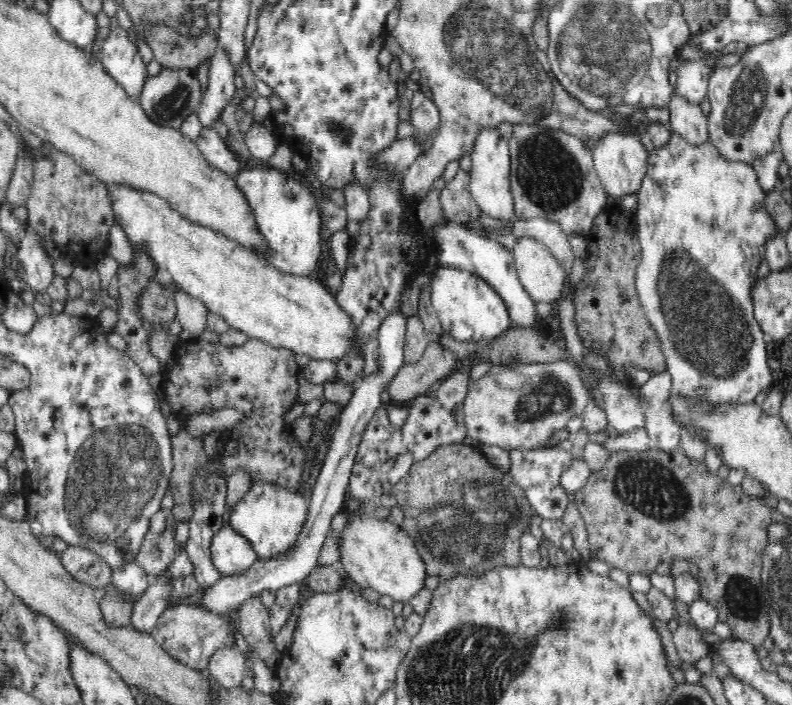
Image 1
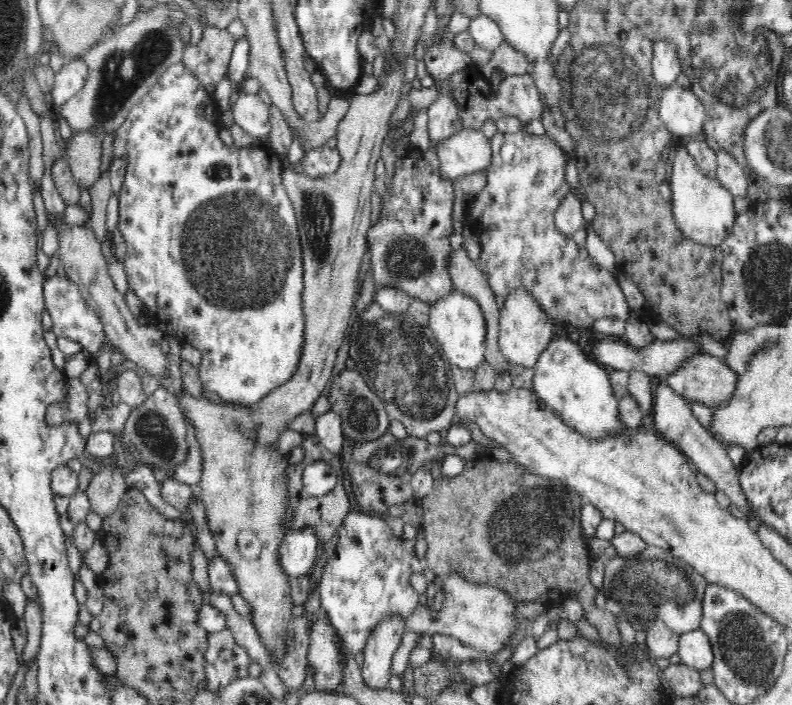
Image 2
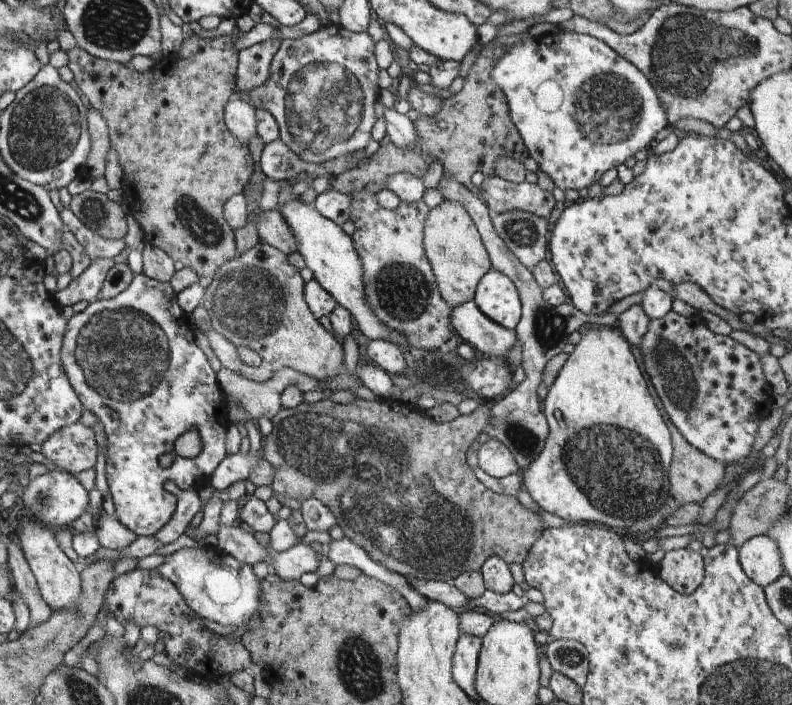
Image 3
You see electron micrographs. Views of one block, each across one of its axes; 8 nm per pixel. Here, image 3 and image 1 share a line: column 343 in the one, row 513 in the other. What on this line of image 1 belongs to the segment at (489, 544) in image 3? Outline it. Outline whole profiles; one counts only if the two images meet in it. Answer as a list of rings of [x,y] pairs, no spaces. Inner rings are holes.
[[[452,443],[440,446],[424,461],[414,466],[407,479],[393,486],[391,496],[398,501],[404,512],[401,530],[414,541],[430,576],[449,579],[456,575],[477,575],[493,569],[496,565],[520,564],[519,538],[532,522],[532,506],[522,489],[514,485],[508,473],[494,470],[479,453],[478,448]]]

